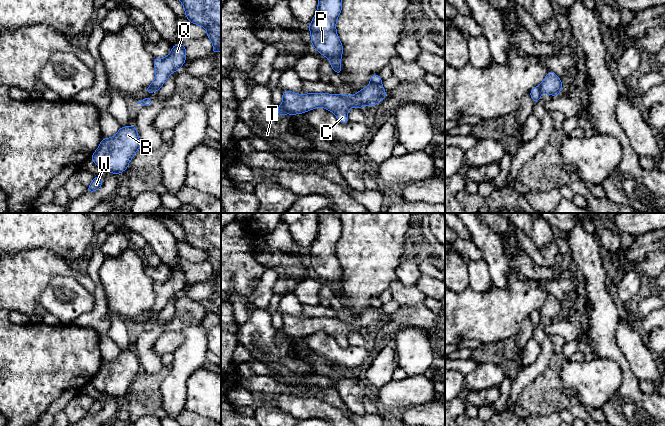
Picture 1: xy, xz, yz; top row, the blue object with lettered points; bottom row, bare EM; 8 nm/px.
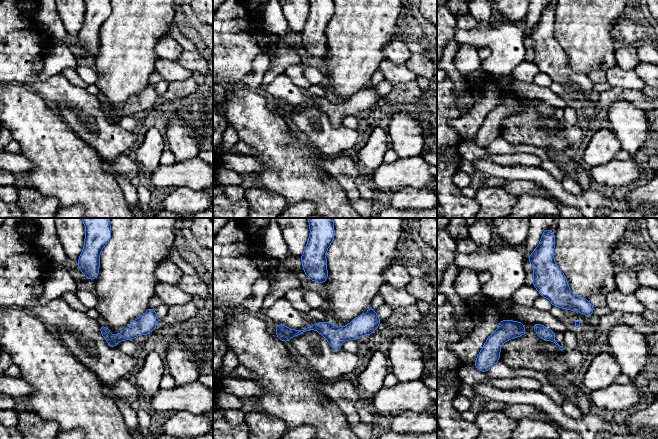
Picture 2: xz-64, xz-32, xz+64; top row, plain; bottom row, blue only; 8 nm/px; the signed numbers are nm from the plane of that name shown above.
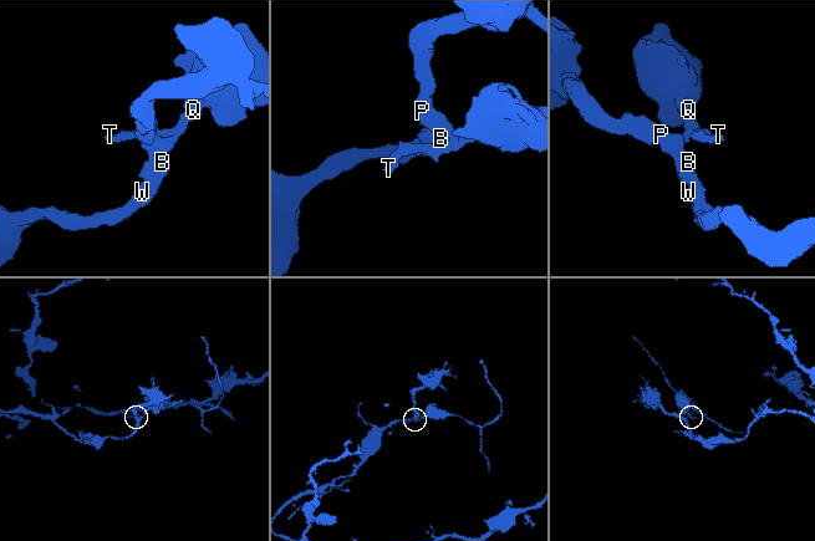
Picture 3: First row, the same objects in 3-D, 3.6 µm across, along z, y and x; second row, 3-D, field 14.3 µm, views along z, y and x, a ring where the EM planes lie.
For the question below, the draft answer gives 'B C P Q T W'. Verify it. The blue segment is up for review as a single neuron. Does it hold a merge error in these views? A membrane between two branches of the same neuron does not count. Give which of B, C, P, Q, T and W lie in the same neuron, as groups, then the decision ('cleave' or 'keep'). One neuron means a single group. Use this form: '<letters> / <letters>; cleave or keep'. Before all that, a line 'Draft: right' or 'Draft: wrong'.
Draft: wrong
B P W / C Q T; cleave

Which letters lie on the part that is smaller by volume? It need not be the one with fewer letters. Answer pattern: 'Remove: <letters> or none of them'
Remove: C, Q, T

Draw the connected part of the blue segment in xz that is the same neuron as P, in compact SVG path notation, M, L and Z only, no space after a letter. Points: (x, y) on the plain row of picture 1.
M317 213L318 233L308 250L311 268L330 284L331 291L340 300L343 270L336 256L336 245L342 233L339 213Z

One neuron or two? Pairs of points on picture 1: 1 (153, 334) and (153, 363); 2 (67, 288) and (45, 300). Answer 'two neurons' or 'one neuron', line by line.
1: one neuron
2: one neuron

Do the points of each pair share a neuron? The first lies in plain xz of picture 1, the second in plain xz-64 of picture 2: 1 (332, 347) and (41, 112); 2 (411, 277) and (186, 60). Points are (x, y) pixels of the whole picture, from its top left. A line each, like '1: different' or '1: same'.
1: different
2: different

